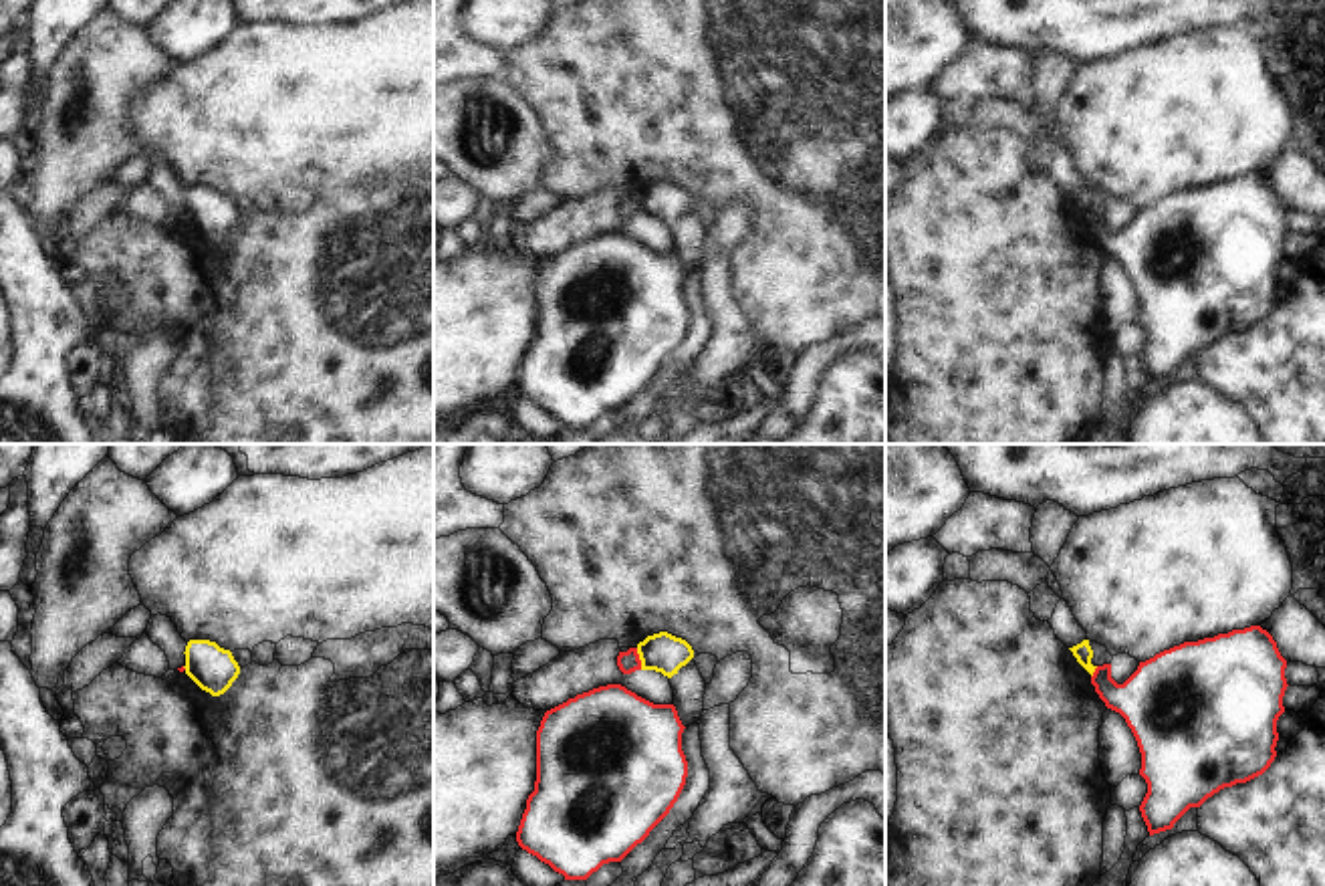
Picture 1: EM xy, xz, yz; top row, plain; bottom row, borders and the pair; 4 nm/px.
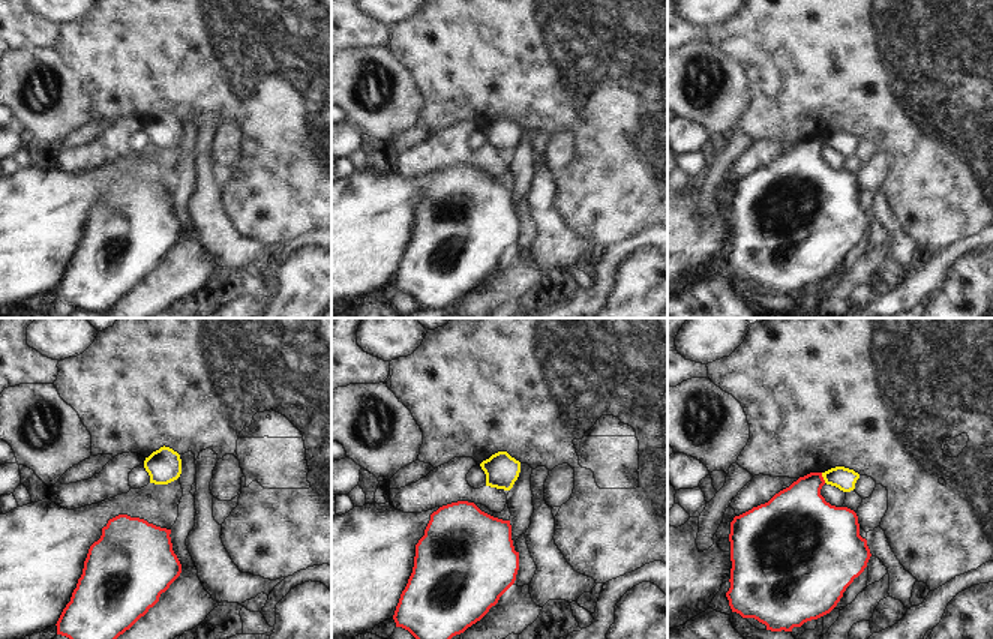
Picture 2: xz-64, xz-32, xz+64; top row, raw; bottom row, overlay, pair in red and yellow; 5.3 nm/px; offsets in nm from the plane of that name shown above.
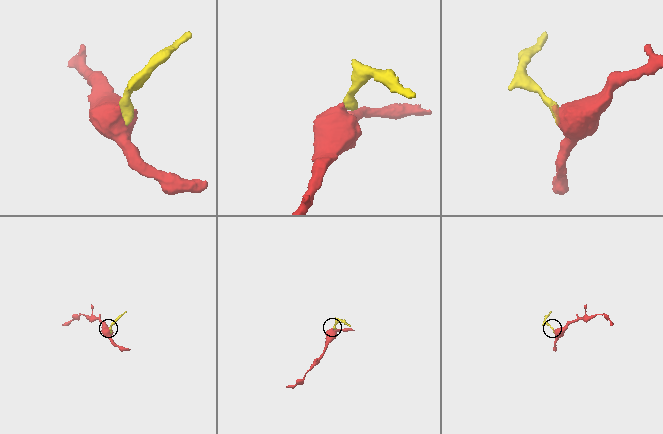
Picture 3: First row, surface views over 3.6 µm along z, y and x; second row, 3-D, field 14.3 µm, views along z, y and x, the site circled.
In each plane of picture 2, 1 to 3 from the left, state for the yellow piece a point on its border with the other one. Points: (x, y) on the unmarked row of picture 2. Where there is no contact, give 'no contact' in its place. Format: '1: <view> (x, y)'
1: no contact
2: no contact
3: xz+64 (822, 141)

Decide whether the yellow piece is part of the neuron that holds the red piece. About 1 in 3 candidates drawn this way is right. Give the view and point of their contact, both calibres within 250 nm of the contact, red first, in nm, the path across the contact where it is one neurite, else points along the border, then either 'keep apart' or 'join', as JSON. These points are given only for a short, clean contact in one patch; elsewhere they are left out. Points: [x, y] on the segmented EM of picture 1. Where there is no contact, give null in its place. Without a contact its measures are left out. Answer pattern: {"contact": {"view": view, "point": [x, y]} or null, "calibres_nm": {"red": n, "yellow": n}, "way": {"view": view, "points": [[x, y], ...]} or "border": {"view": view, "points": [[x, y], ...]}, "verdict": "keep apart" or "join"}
{"contact": {"view": "xz", "point": [638, 658]}, "calibres_nm": {"red": 90, "yellow": 160}, "border": {"view": "xz", "points": [[636, 648], [642, 669]]}, "verdict": "keep apart"}

